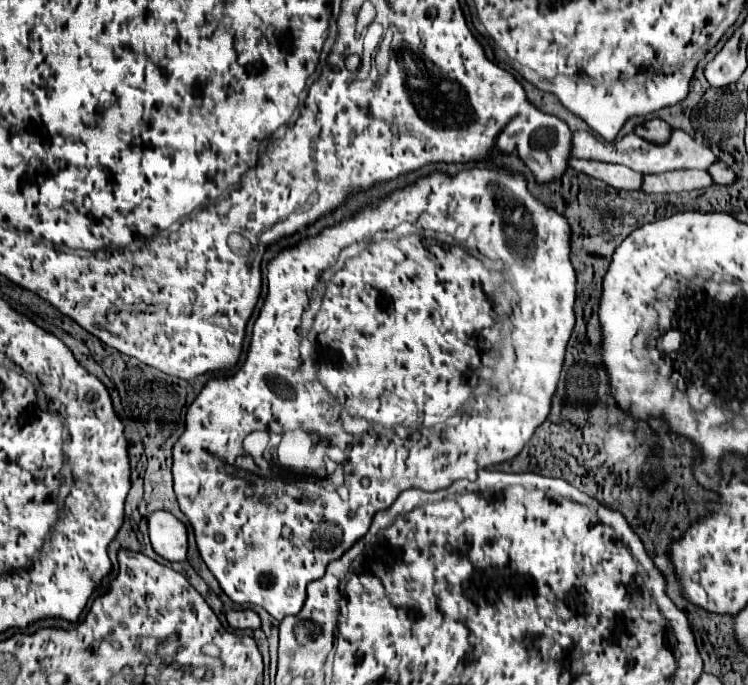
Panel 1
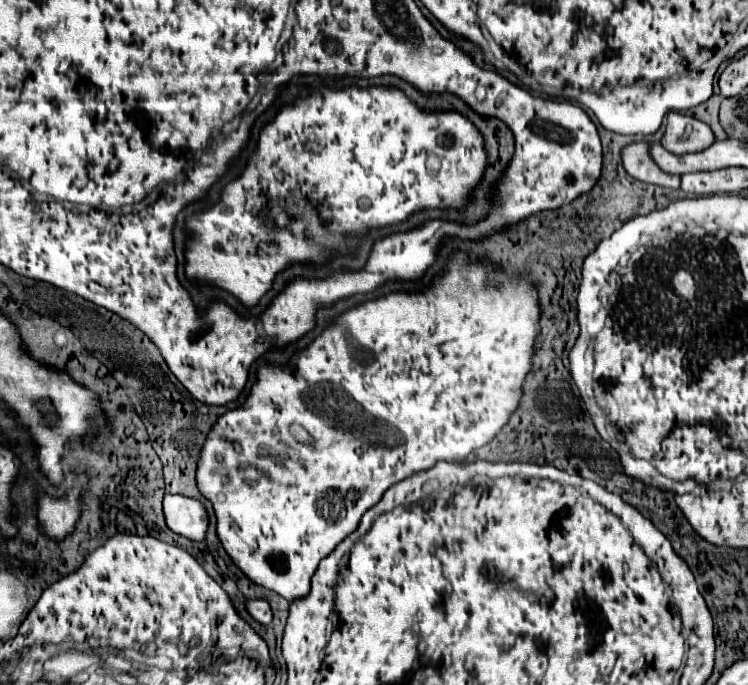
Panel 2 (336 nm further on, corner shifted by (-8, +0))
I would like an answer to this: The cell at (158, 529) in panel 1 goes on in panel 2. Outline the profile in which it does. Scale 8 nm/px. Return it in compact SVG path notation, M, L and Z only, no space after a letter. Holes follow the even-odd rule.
M167 494L163 500L163 512L165 512L165 522L171 532L185 536L193 542L205 540L209 518L199 500L179 496L179 494L177 496Z

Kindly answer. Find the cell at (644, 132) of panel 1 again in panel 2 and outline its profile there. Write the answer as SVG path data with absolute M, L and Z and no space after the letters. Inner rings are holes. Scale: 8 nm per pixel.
M671 112L667 116L665 134L661 138L661 144L675 154L687 154L687 152L699 152L711 146L715 140L711 128L703 122L699 122L693 116Z

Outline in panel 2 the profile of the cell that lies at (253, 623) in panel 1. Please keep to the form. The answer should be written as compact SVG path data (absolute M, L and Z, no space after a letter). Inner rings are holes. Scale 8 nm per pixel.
M249 600L247 602L247 612L259 622L259 624L269 624L273 614L271 614L271 608L265 600Z

